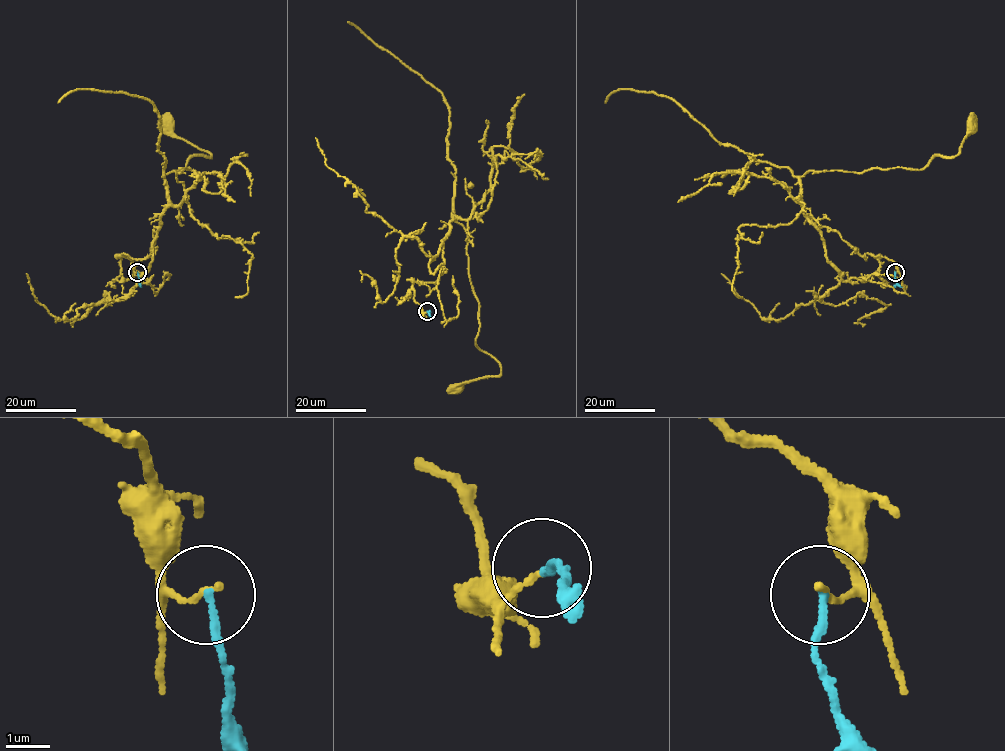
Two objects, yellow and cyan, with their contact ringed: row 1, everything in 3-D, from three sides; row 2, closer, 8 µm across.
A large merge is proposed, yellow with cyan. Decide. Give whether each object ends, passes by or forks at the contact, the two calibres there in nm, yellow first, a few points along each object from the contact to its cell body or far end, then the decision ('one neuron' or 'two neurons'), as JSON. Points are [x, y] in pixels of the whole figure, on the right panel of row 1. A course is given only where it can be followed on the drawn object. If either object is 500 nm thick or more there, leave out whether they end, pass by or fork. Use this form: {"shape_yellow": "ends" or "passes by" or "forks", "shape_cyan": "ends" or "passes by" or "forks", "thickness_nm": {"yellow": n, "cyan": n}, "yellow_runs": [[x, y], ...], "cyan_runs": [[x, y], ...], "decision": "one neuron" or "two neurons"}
{"shape_yellow": "ends", "shape_cyan": "ends", "thickness_nm": {"yellow": 140, "cyan": 190}, "yellow_runs": [[895, 272], [816, 227], [800, 178], [919, 170], [959, 152], [970, 123]], "cyan_runs": [[894, 272], [895, 281], [901, 287]], "decision": "two neurons"}

